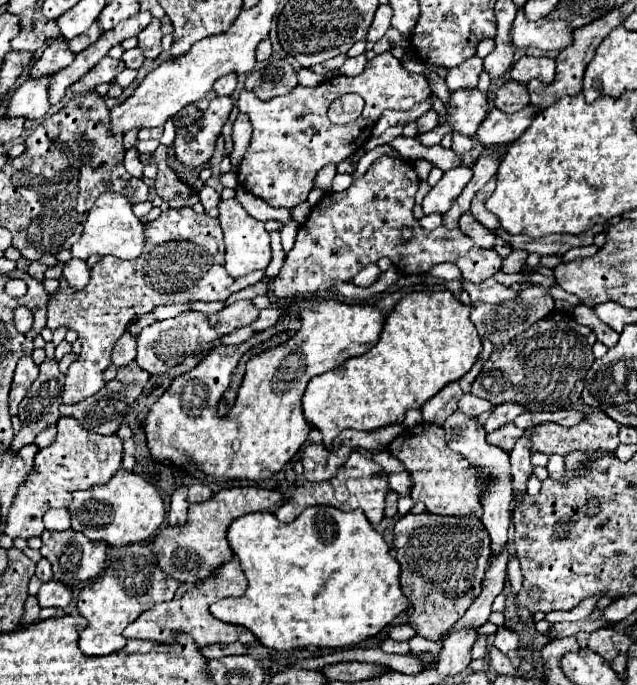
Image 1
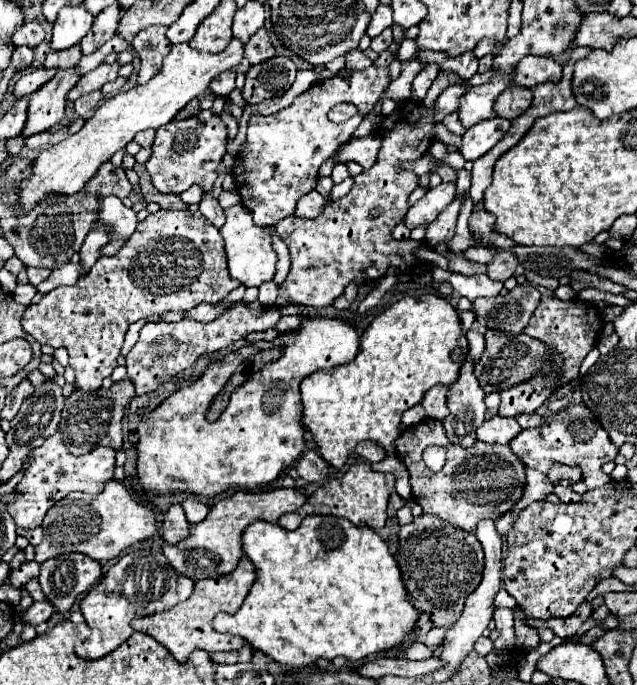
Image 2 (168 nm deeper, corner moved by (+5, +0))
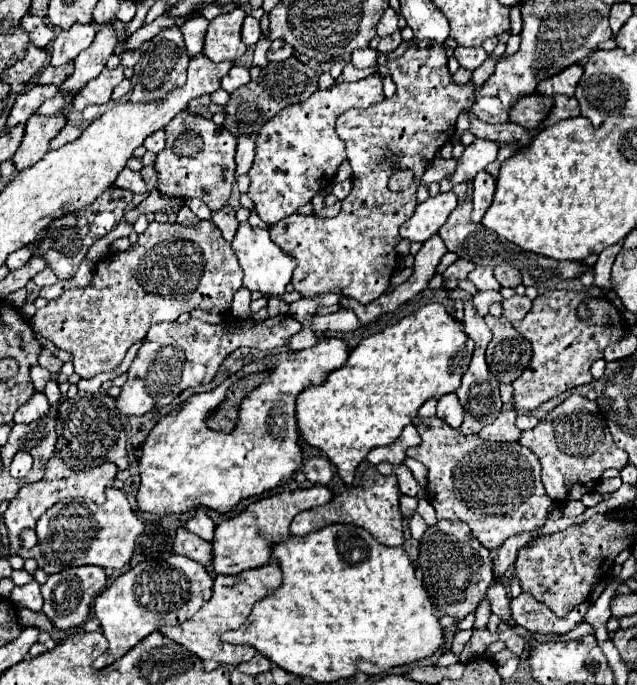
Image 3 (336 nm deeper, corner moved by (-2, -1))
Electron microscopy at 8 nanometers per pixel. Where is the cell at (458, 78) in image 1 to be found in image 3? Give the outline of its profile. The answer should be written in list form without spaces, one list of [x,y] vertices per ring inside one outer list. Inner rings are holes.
[[[457,46],[454,50],[454,56],[458,58],[460,66],[466,68],[466,70],[476,70],[476,68],[488,58],[488,54],[486,54],[486,51],[482,47],[472,48]]]

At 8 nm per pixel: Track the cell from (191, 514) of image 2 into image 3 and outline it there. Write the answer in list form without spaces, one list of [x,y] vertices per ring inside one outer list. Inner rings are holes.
[[[198,510],[196,514],[194,514],[194,518],[190,518],[186,524],[184,524],[184,528],[188,528],[188,532],[192,532],[192,534],[196,534],[196,536],[202,536],[204,540],[212,540],[212,536],[214,536],[214,522],[206,516],[206,512],[204,510]]]

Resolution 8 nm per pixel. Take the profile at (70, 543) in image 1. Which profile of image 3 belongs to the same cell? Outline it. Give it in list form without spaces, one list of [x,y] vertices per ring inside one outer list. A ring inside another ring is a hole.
[[[78,566],[78,568],[66,568],[58,574],[52,574],[48,582],[42,586],[44,596],[44,614],[50,618],[50,622],[58,630],[72,630],[84,624],[84,620],[90,616],[90,606],[98,592],[104,590],[108,578],[102,568],[96,566]]]

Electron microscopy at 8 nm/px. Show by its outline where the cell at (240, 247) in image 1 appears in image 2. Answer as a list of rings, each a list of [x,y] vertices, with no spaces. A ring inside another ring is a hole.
[[[233,205],[229,209],[225,209],[225,225],[219,229],[223,239],[225,239],[225,253],[227,253],[227,261],[229,261],[229,275],[237,281],[241,281],[245,287],[259,287],[261,283],[273,279],[275,275],[275,263],[277,263],[277,253],[271,247],[271,235],[269,229],[257,227],[253,223],[253,215],[249,215],[249,211],[245,211],[245,207]]]

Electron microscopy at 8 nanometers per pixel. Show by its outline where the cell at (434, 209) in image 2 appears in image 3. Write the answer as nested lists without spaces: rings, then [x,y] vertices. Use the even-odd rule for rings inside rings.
[[[440,192],[434,198],[430,196],[426,202],[418,204],[410,220],[400,226],[400,238],[408,242],[426,242],[448,220],[456,204],[458,204],[458,198],[454,196],[454,192]]]

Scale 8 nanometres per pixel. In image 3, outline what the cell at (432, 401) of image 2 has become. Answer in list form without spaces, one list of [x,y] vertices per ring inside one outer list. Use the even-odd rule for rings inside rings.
[[[454,392],[448,394],[448,396],[442,396],[438,400],[438,416],[444,418],[448,426],[452,426],[452,428],[458,430],[460,422],[464,420],[464,408],[460,406],[458,396]]]

